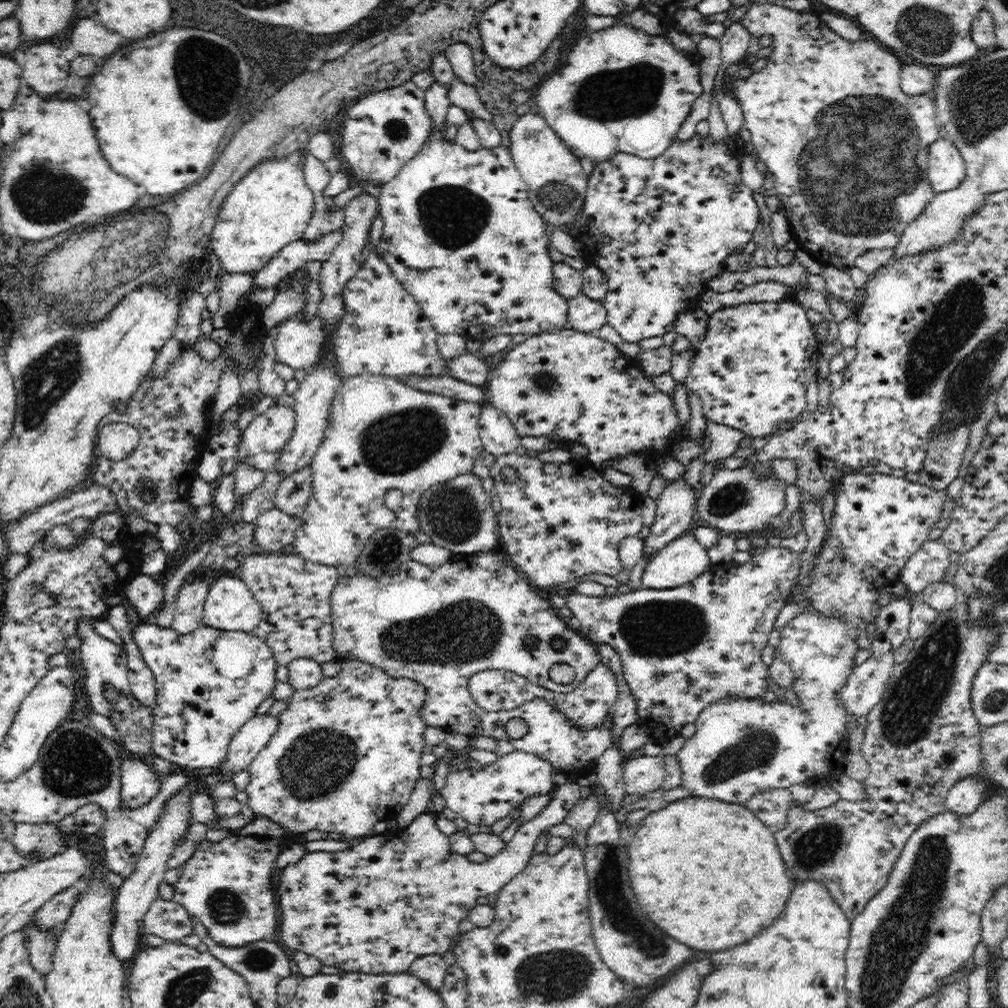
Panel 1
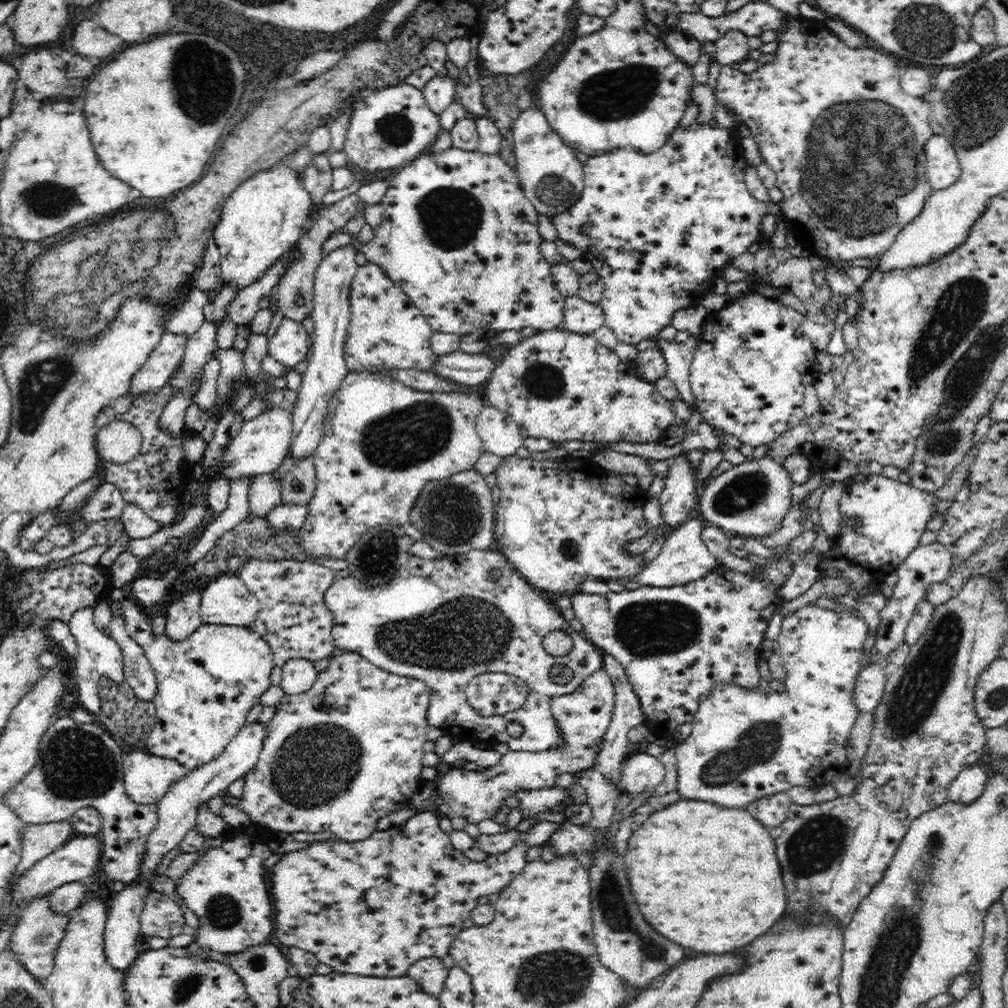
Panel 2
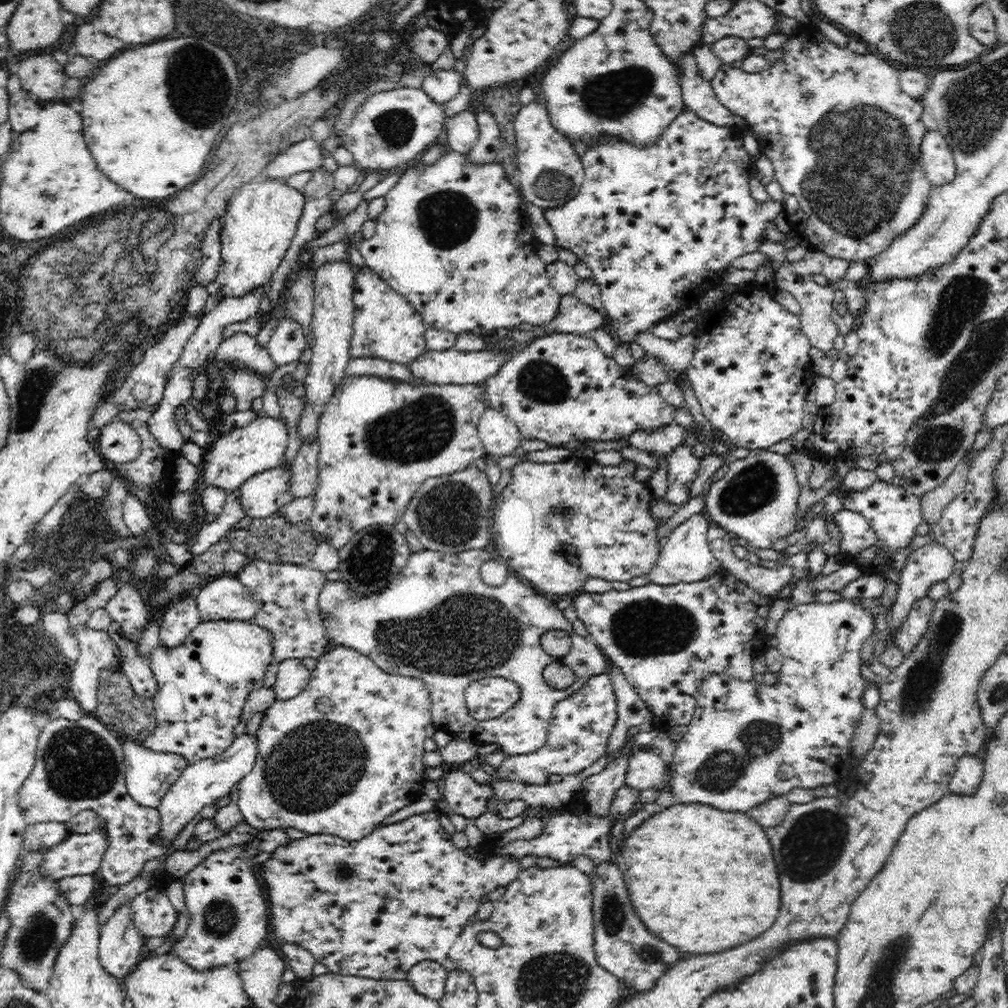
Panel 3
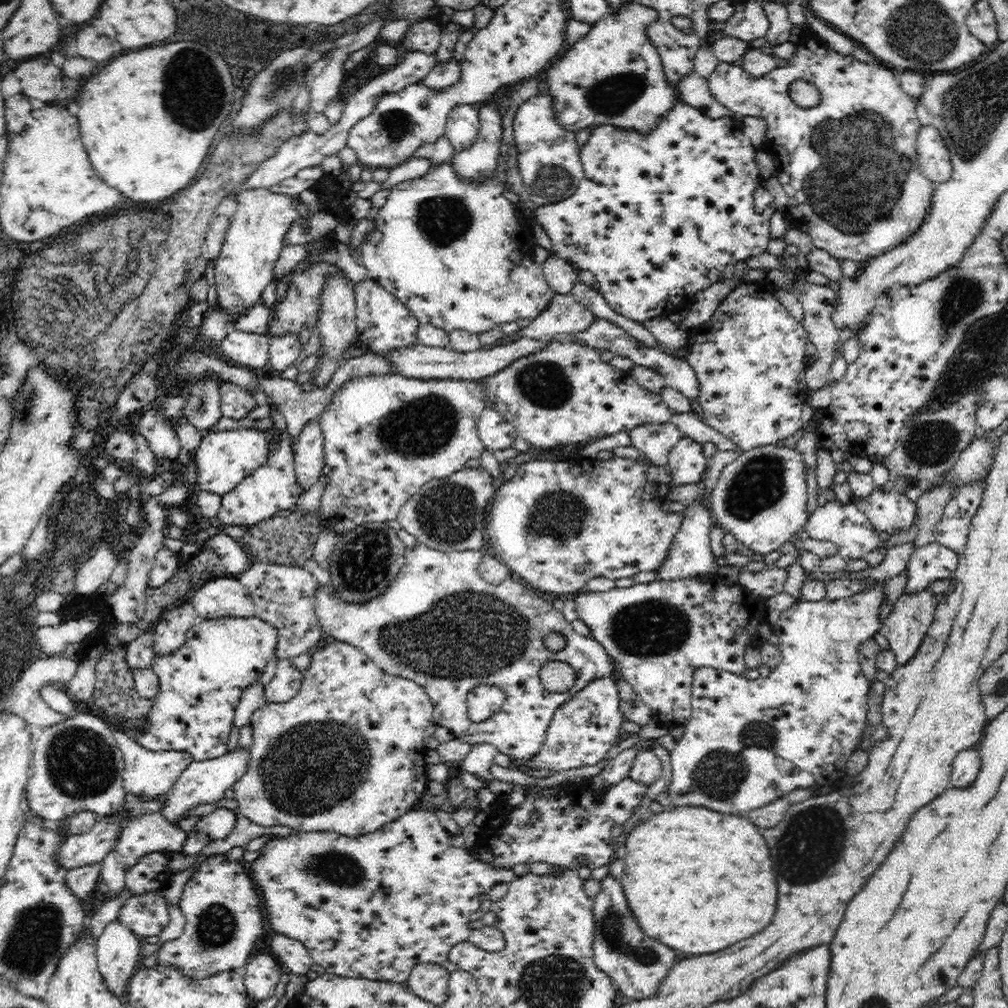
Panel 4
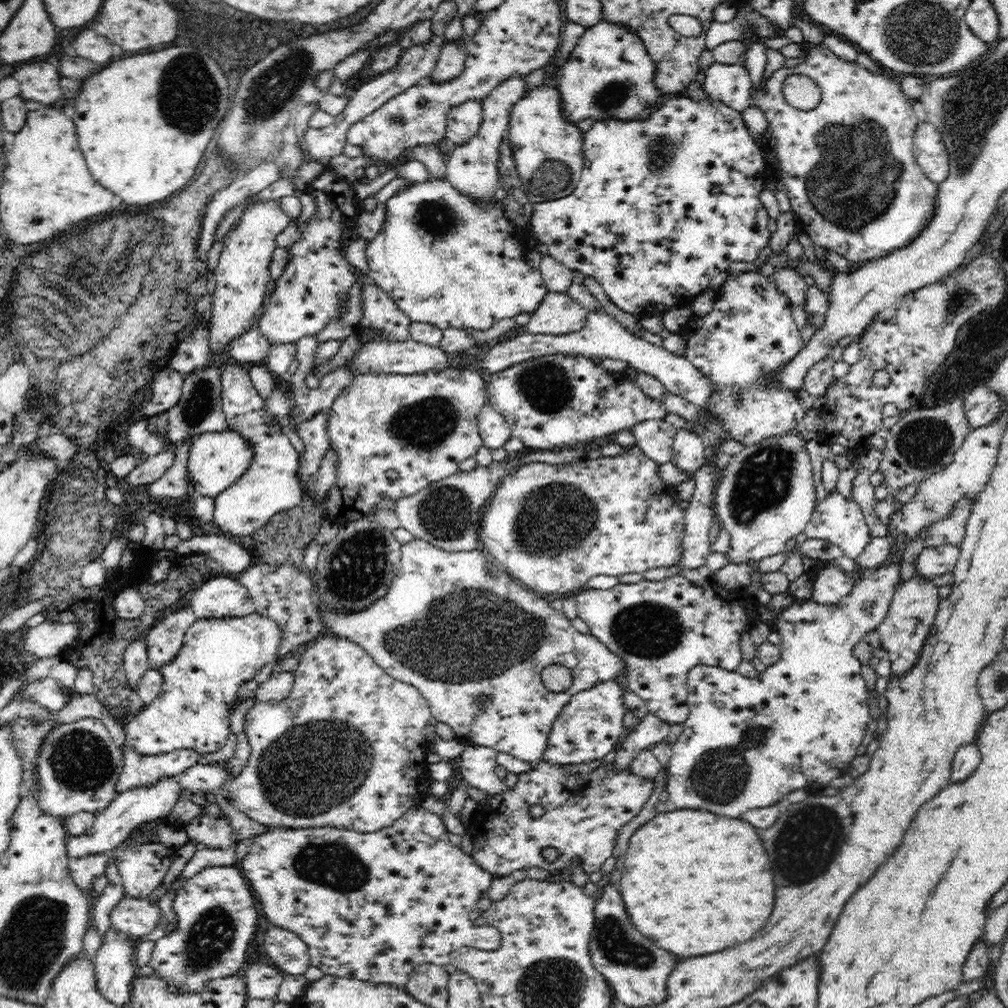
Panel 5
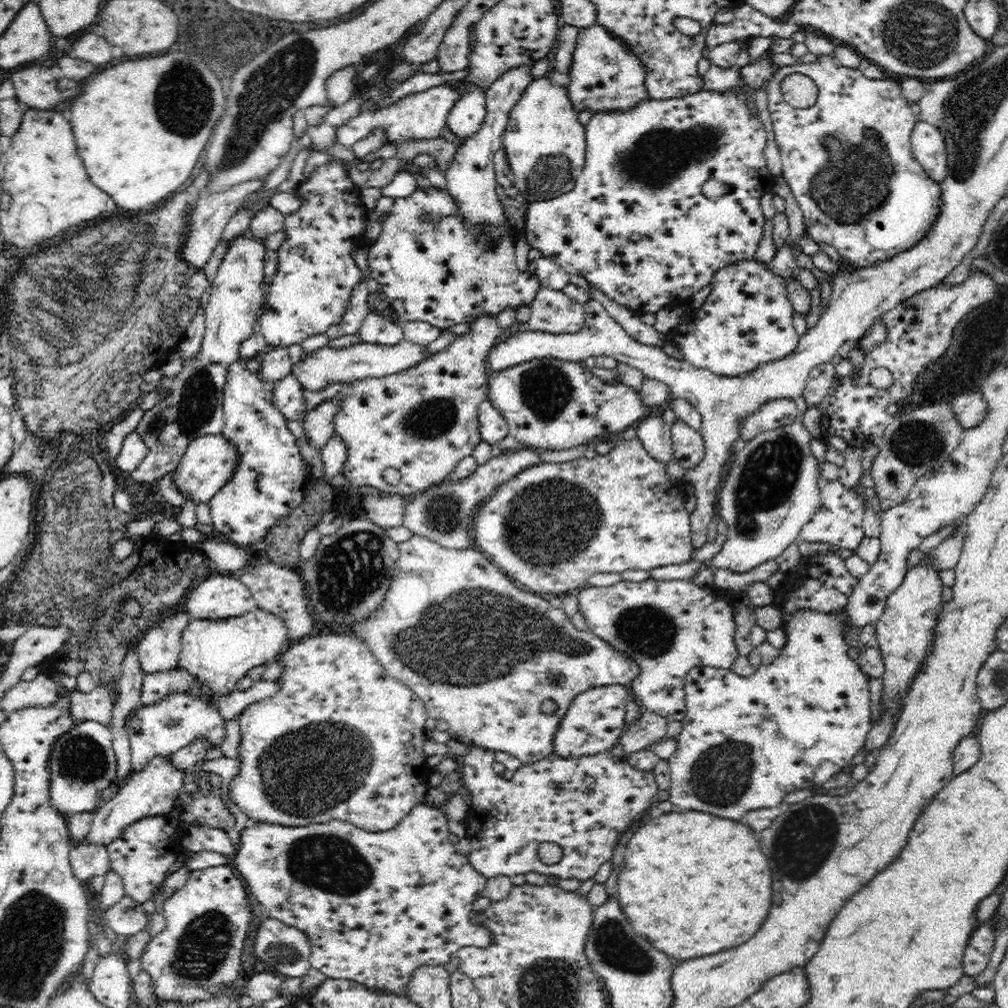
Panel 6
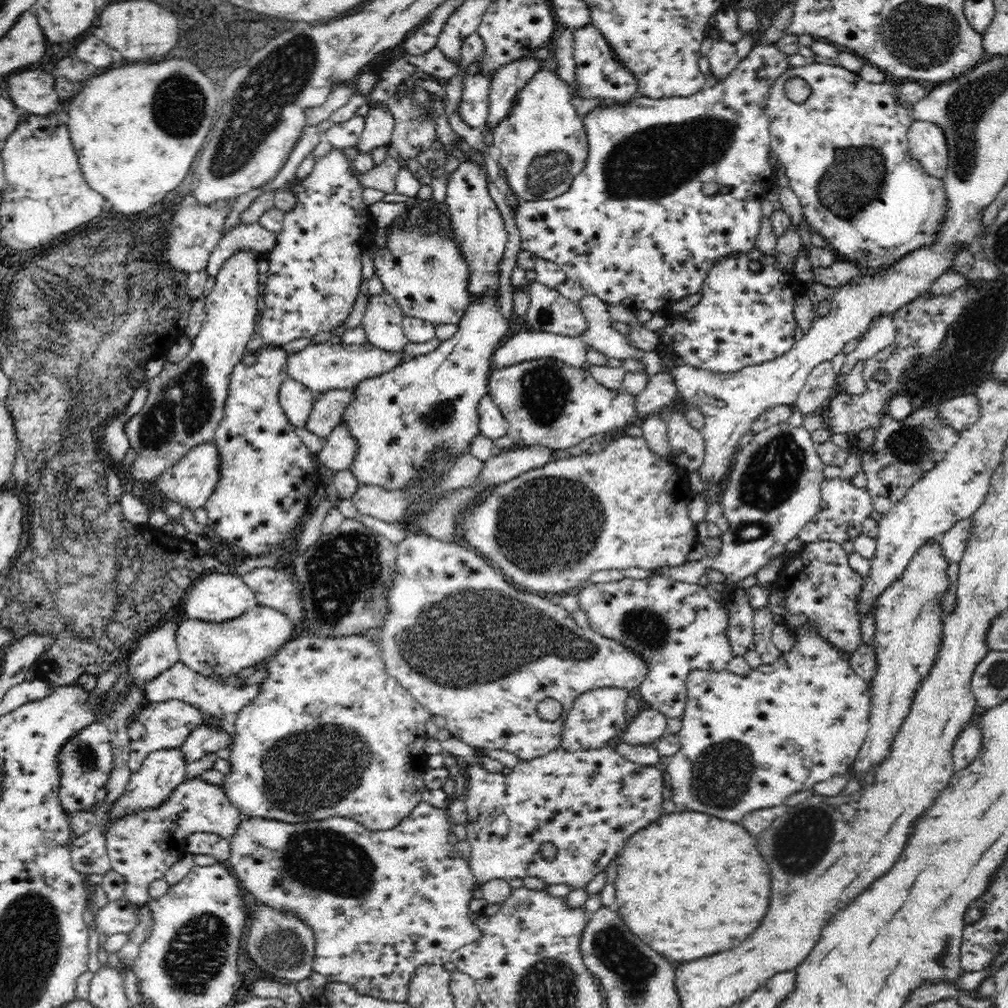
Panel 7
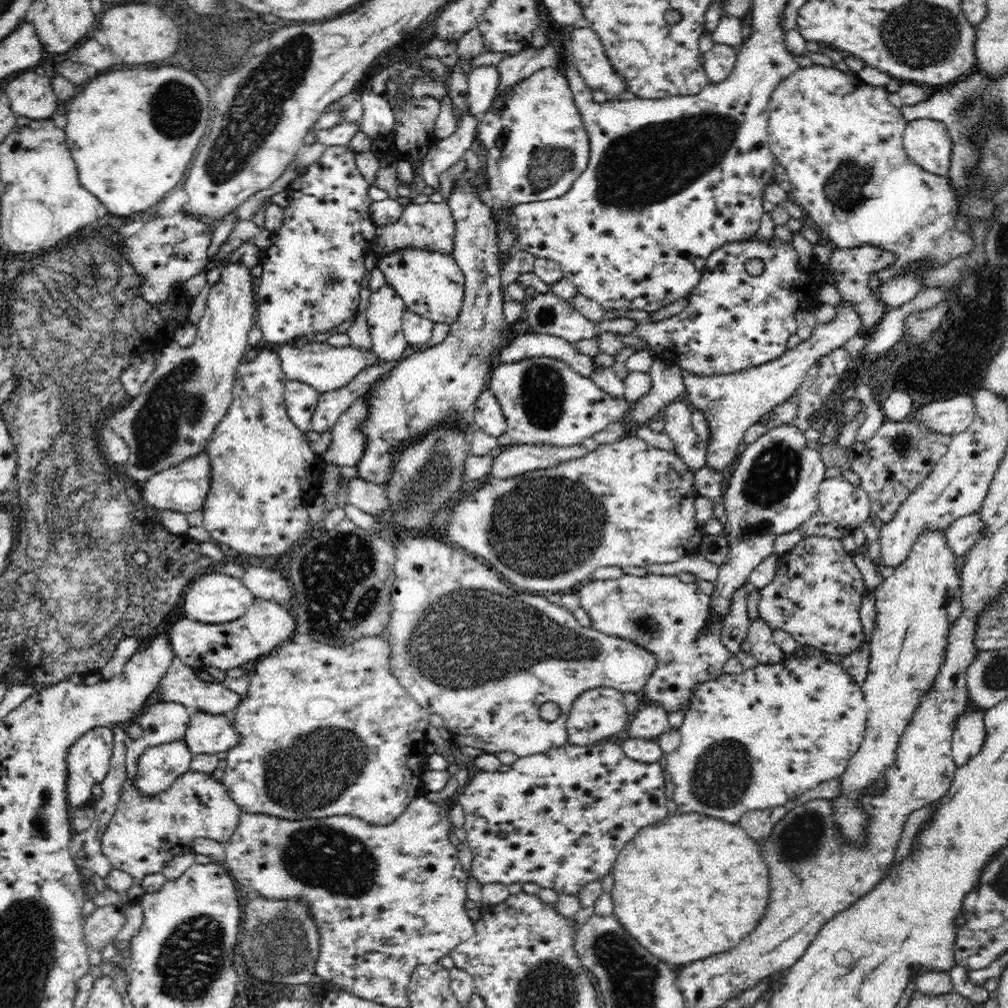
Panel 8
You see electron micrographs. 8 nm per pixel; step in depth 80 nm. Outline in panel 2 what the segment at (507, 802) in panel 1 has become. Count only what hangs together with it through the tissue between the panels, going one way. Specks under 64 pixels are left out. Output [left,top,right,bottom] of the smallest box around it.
[435,667,615,825]

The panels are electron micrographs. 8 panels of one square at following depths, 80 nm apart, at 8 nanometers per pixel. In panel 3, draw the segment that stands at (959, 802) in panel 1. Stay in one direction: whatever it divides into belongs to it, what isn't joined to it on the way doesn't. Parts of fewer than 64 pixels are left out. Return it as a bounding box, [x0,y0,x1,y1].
[949,755,984,796]

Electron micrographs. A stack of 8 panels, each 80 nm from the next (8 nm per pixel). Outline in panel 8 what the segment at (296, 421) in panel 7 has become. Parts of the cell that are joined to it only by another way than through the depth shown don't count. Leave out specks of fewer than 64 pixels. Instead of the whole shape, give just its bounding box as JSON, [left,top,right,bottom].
[284,380,320,432]

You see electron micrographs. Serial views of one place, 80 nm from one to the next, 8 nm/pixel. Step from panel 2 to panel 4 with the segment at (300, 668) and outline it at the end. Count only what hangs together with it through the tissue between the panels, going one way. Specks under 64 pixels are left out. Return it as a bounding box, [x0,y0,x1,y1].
[265,659,304,703]

